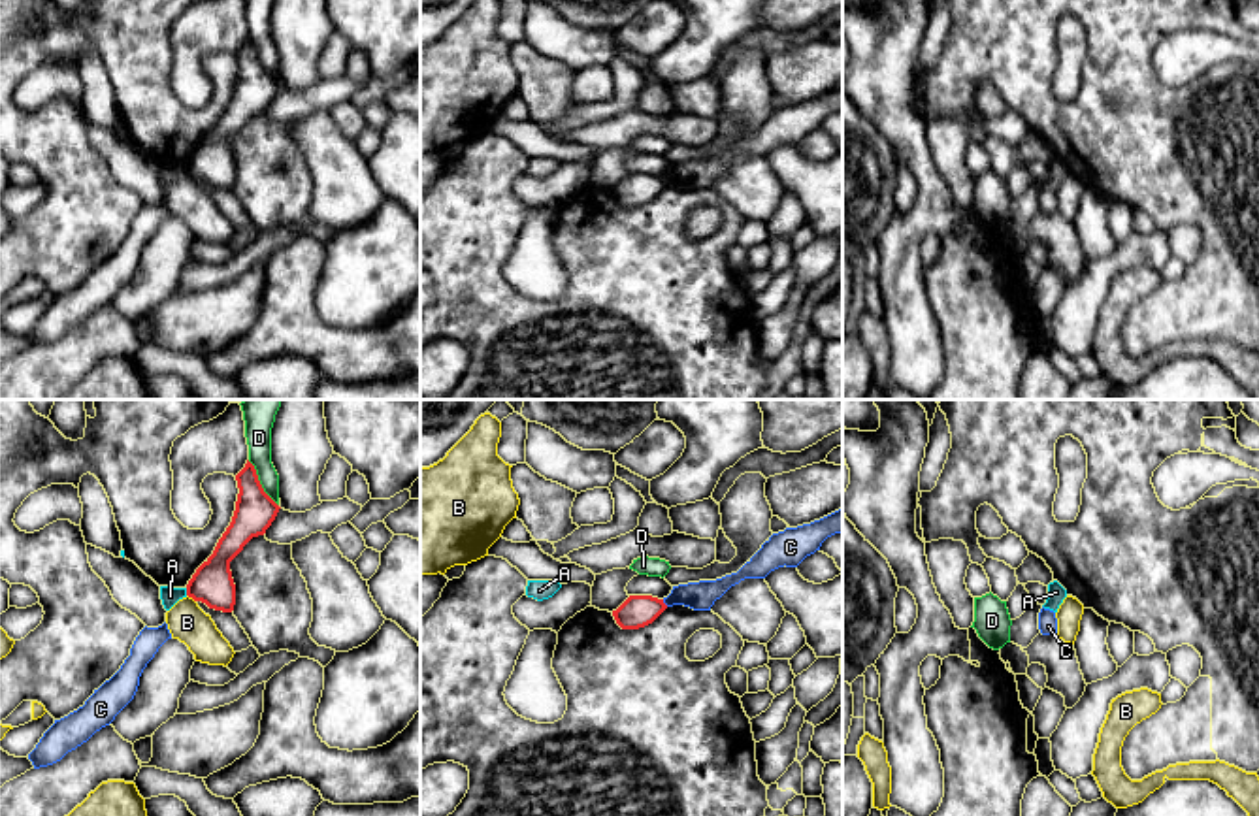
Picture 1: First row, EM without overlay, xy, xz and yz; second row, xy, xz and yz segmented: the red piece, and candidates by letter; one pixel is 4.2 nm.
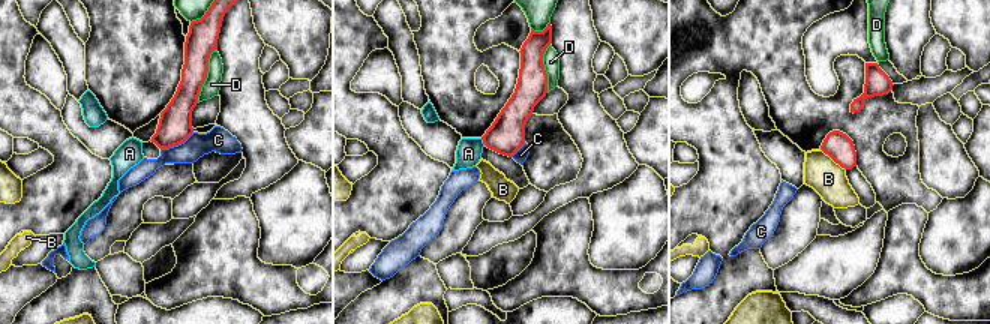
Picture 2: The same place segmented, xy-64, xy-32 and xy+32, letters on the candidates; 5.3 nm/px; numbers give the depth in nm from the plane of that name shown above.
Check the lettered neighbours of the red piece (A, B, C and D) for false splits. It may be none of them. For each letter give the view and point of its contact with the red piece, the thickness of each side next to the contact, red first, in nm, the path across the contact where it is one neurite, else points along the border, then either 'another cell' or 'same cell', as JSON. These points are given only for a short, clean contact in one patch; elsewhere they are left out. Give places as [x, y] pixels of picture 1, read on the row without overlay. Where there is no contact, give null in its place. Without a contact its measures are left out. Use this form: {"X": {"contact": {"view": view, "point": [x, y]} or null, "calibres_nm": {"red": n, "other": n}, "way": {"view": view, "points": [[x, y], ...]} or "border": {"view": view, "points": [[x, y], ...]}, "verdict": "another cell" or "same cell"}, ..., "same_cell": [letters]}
{"A": {"contact": {"view": "xy", "point": [187, 170]}, "calibres_nm": {"red": 170, "other": 80}, "border": {"view": "xy", "points": [[185, 166], [187, 172]]}, "verdict": "another cell"}, "B": {"contact": {"view": "xy", "point": [191, 174]}, "calibres_nm": {"red": 170, "other": 160}, "border": {"view": "xy", "points": [[187, 172], [195, 179]]}, "verdict": "another cell"}, "C": {"contact": {"view": "xz", "point": [664, 181]}, "calibres_nm": {"red": 140, "other": 130}, "border": {"view": "xz", "points": [[662, 178], [668, 183]]}, "verdict": "another cell"}, "D": {"contact": {"view": "xy", "point": [259, 61]}, "calibres_nm": {"red": 170, "other": 110}, "verdict": "another cell"}, "same_cell": []}

